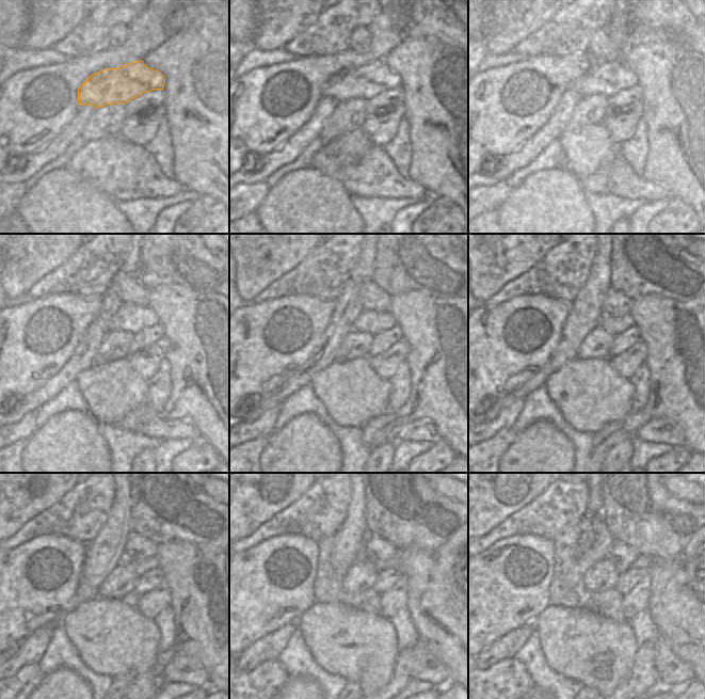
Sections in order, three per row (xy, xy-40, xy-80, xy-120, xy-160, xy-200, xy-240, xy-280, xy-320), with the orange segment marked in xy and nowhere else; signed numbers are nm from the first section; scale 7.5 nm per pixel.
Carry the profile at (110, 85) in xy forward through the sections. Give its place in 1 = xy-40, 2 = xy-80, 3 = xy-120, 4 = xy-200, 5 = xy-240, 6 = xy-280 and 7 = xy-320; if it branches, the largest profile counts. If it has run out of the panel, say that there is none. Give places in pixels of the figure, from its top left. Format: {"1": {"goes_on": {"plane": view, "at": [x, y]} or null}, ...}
{"1": {"goes_on": {"plane": "xy-40", "at": [365, 82]}}, "2": {"goes_on": {"plane": "xy-80", "at": [608, 78]}}, "3": {"goes_on": {"plane": "xy-120", "at": [132, 318]}}, "4": {"goes_on": {"plane": "xy-200", "at": [613, 326]}}, "5": {"goes_on": {"plane": "xy-240", "at": [140, 566]}}, "6": {"goes_on": {"plane": "xy-280", "at": [393, 562]}}, "7": {"goes_on": {"plane": "xy-320", "at": [642, 561]}}}

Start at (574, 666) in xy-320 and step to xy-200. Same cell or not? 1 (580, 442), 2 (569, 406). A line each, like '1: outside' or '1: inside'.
1: outside
2: inside

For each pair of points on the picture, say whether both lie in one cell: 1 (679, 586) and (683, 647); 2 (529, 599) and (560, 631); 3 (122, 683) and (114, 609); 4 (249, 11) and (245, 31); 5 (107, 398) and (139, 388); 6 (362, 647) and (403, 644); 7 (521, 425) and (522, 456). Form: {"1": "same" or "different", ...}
{"1": "same", "2": "different", "3": "different", "4": "same", "5": "same", "6": "different", "7": "different"}

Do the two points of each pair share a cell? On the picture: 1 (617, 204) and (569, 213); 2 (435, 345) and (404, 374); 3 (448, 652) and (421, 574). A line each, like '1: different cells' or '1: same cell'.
1: different cells
2: different cells
3: same cell

